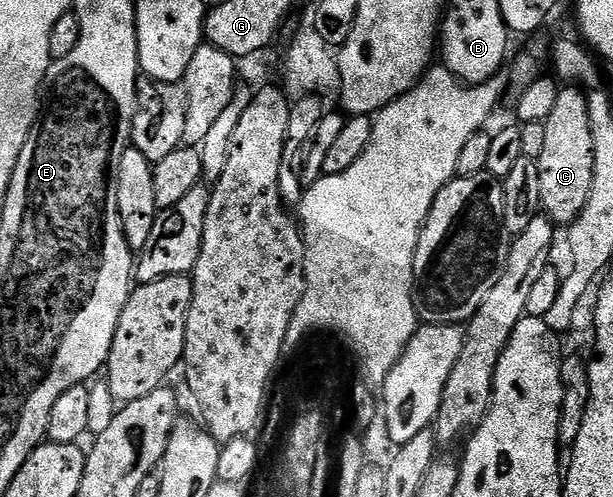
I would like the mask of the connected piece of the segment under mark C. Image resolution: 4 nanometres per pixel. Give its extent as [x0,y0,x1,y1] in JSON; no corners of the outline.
[538,90,594,225]

